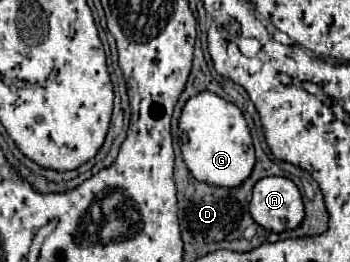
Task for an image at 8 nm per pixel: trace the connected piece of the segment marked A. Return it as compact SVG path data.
M264 177L252 189L250 215L268 231L292 231L304 219L302 195L286 177Z

